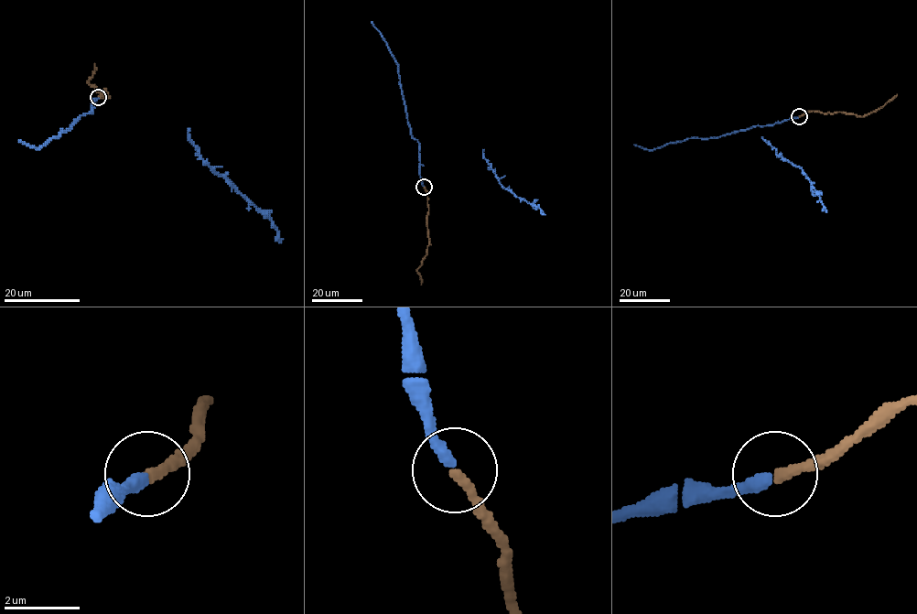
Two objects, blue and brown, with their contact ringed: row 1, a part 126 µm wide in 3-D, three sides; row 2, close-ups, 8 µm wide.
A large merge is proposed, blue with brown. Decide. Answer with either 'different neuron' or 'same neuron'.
same neuron

